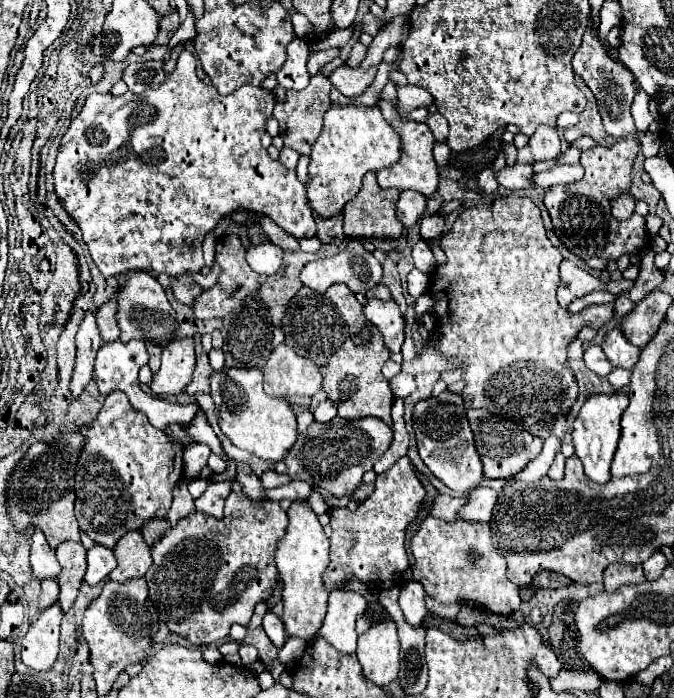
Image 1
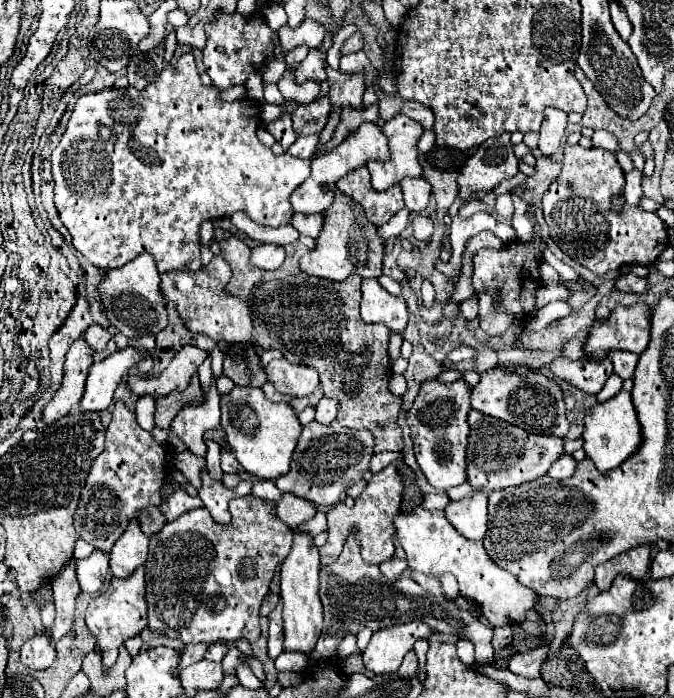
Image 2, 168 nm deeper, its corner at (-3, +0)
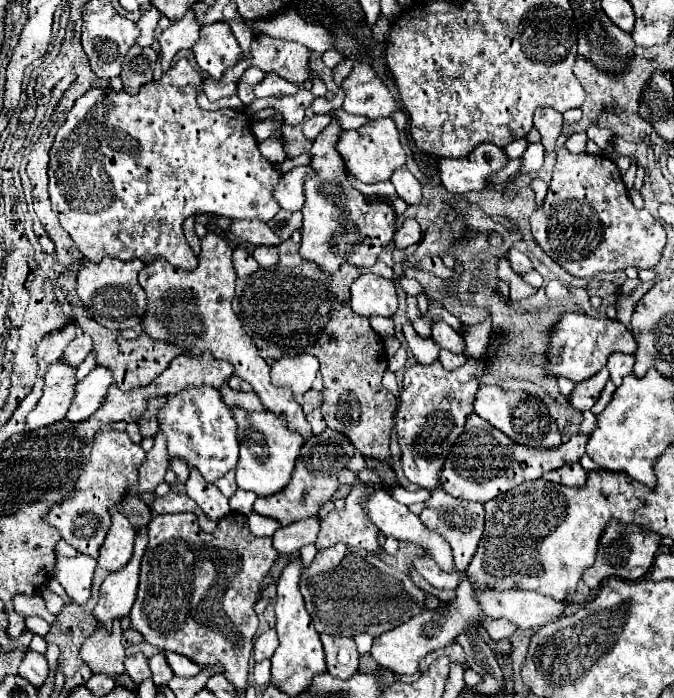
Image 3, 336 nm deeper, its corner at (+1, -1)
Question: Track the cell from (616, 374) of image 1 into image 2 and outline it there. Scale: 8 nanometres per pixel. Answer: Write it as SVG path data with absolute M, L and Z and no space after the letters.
M612 373L612 375L610 375L610 379L606 381L606 385L602 387L602 391L596 395L596 397L598 397L598 401L600 401L600 403L602 403L602 401L608 401L608 399L610 399L610 397L614 397L616 393L620 393L622 383L624 383L624 381Z

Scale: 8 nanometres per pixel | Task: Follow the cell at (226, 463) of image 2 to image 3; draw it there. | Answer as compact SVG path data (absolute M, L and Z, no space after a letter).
M188 386L174 396L168 396L166 404L158 410L156 420L166 436L168 458L180 458L188 468L200 470L208 482L216 482L226 472L236 468L238 462L238 424L232 410L224 404L218 388L212 386Z

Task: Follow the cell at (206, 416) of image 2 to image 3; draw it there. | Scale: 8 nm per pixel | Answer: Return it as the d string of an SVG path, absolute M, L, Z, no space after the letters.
M190 470L190 478L184 484L184 488L186 488L186 494L202 508L202 512L210 520L220 520L232 512L228 498L216 486L206 482L204 476L200 476L200 472Z

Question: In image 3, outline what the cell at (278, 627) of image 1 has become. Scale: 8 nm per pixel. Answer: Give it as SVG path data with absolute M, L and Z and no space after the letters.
M266 630L264 634L260 634L258 638L256 638L256 642L254 642L254 660L256 662L262 662L262 660L266 660L266 658L272 658L272 654L274 654L274 650L276 650L276 644L278 644L278 640L276 640L276 630Z

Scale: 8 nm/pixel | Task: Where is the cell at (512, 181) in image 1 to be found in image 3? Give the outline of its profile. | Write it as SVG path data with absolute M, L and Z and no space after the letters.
M480 144L466 158L440 158L438 172L442 184L452 194L466 194L488 186L488 176L498 172L508 158L496 144Z

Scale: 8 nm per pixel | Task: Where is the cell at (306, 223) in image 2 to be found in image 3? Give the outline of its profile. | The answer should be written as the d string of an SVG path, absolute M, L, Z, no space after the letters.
M280 210L272 220L266 222L280 240L288 240L294 230L302 228L302 212Z

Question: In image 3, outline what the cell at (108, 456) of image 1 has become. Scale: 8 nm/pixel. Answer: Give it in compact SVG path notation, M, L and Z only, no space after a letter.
M98 432L94 438L90 460L74 482L72 494L68 494L60 504L54 504L44 516L44 522L54 526L60 532L62 540L66 540L78 552L96 558L98 548L108 532L108 524L112 522L108 516L108 504L114 506L126 494L126 486L138 480L138 464L142 464L144 456L146 452L138 444L134 444L126 432Z

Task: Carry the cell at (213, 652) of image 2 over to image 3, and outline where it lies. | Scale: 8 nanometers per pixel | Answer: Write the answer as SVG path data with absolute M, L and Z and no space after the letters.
M166 650L164 656L166 656L168 666L172 668L172 672L174 672L176 676L196 676L196 674L202 670L198 664L194 664L192 660L188 660L188 658L182 656L182 654L168 652L168 650Z

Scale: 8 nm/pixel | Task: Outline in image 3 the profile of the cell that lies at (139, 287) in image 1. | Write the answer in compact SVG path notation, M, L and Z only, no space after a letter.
M104 256L100 262L82 260L78 268L76 278L76 292L86 306L86 310L92 310L94 320L110 330L126 330L132 328L136 332L142 332L140 320L146 312L146 296L144 290L138 284L138 272L142 268L142 260L130 260L122 262L110 256Z

